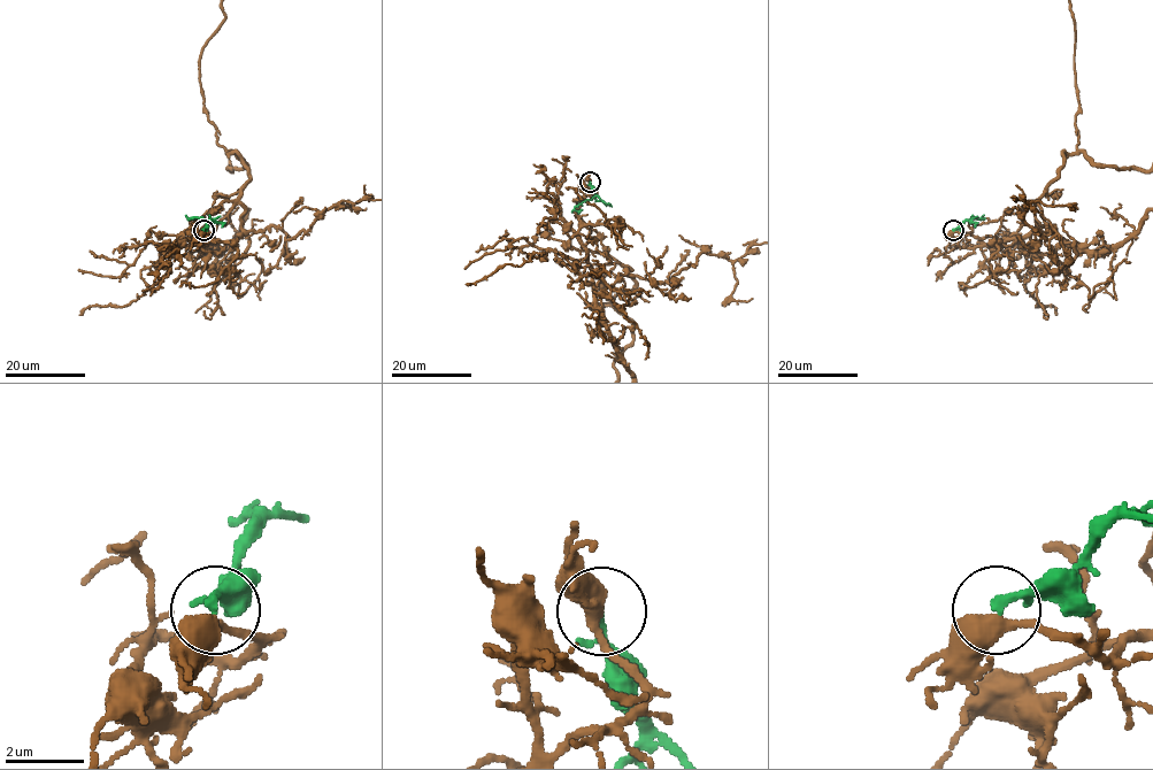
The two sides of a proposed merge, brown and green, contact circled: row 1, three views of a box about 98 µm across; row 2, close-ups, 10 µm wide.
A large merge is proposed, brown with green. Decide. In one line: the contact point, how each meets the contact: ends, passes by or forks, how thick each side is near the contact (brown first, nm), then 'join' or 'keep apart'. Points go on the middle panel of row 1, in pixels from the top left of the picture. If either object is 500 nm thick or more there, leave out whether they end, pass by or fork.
at (590, 182); brown passes by; green passes by; 420 nm thick on the brown side, 180 nm on the other; keep apart

